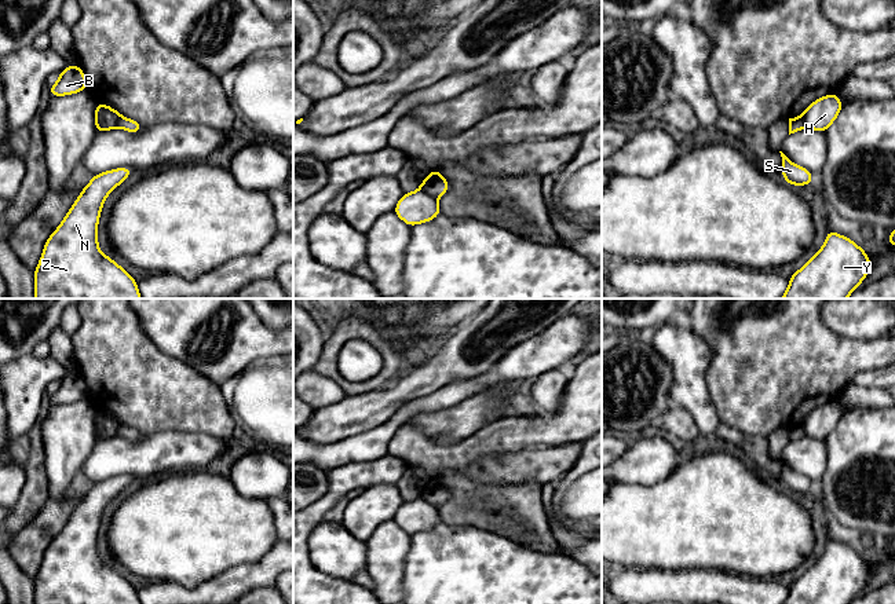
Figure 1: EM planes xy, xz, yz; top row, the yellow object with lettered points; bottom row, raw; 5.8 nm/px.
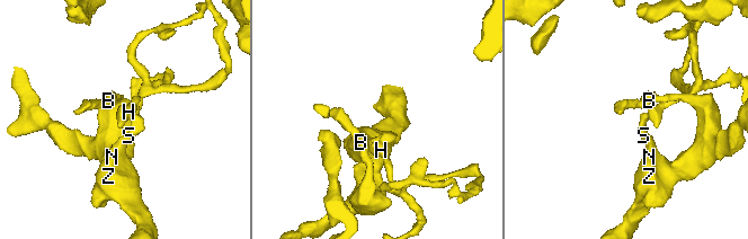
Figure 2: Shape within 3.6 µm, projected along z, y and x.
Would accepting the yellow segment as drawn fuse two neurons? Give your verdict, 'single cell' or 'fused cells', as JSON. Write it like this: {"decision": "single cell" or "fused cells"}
{"decision": "fused cells"}

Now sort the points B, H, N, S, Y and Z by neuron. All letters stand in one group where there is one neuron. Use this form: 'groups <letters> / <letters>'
groups B N S Y Z / H

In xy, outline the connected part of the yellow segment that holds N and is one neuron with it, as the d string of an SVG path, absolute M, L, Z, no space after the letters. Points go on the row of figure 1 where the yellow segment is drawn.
M132 168L102 172L92 176L91 182L83 188L67 215L44 244L40 261L34 270L34 299L142 299L136 281L114 260L103 255L98 245L98 223L103 202L132 172Z

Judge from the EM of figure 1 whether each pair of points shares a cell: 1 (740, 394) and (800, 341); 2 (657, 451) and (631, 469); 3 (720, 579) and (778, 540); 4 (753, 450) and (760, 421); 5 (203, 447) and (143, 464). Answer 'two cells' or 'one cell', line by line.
1: one cell
2: one cell
3: two cells
4: two cells
5: one cell

